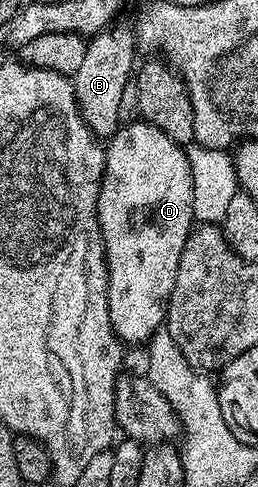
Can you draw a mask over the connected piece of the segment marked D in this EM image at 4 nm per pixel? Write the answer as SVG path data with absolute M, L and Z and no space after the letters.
M141 119L123 124L109 138L105 150L106 166L98 196L98 218L106 248L108 315L119 341L127 346L138 345L141 341L142 344L149 342L152 331L163 328L180 255L184 243L190 238L190 230L196 225L192 211L192 171L188 167L185 148L168 139L160 127L152 127Z

